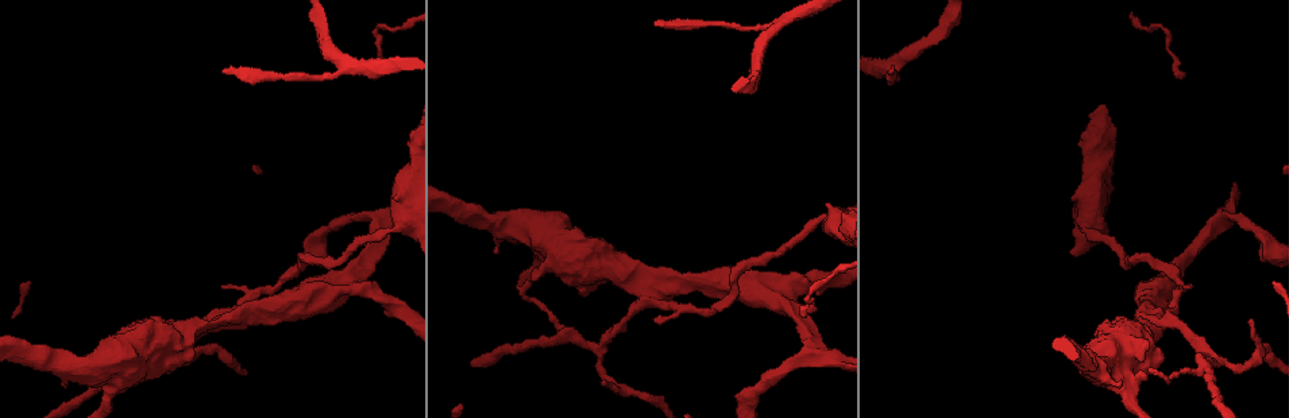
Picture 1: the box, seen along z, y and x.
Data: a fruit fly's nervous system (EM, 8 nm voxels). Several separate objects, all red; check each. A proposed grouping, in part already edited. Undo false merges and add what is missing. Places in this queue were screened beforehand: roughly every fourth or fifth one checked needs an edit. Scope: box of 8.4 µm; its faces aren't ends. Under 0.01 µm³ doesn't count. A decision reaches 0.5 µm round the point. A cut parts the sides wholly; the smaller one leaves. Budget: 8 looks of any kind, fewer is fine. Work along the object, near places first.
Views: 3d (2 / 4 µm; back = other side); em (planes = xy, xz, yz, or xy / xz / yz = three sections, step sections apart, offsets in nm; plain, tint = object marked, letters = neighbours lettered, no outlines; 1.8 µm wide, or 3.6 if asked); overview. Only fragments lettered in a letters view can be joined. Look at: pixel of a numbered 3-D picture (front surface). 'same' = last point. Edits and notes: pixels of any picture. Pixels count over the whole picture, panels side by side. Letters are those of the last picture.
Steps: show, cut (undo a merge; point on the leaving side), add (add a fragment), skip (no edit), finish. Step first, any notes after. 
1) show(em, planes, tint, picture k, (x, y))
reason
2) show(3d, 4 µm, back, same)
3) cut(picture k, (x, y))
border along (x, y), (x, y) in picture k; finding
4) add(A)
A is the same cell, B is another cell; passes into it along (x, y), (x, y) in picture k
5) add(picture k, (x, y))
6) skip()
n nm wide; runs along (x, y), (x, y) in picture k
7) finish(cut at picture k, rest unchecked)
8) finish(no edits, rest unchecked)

show(3d, 4 µm, picture 1, (656, 23))
tapers out

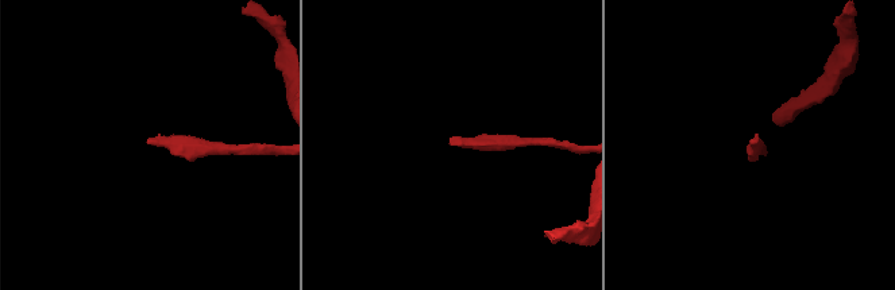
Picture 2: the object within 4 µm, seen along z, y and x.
show(em, xz, step 4, letters, picture 2, (149, 139))

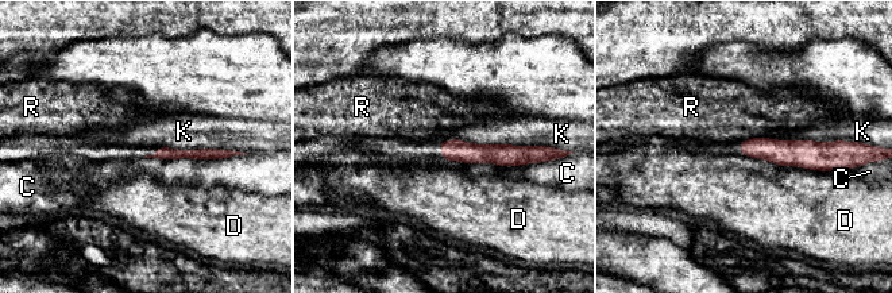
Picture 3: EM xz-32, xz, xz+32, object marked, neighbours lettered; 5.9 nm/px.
show(em, planes, letters, same)
another direction

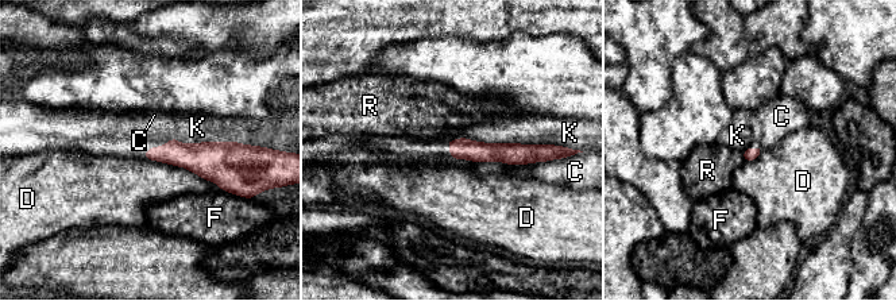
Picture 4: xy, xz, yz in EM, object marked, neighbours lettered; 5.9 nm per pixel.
skip()
80 nm wide; C, D, F, K and R are other cells; border along (143, 157), (184, 166), (219, 188) in picture 4; none of them fits

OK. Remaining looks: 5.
show(em, 3.6 µm, xz, step 8, tint, picture 1, (340, 284))

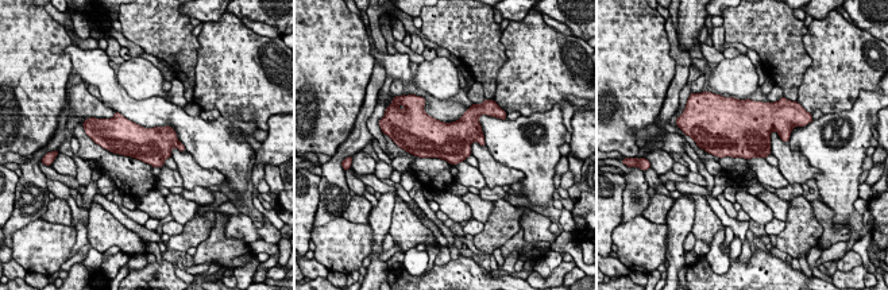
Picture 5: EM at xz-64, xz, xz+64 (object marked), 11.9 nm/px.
show(em, 3.6 µm, xz, step 8, letters, same)
what lies round it

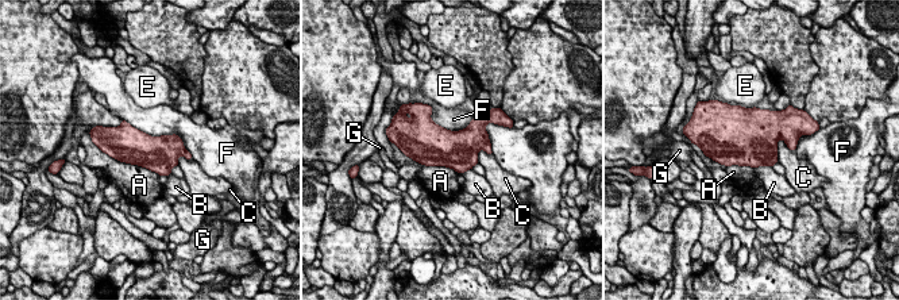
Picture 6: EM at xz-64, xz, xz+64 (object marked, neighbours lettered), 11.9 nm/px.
skip()
440 nm wide; A, B, C, E, F and G are other cells; continuous, no second neuron

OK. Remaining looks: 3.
show(em, planes, tint, picture 1, (215, 324))
thin arm on a thick one

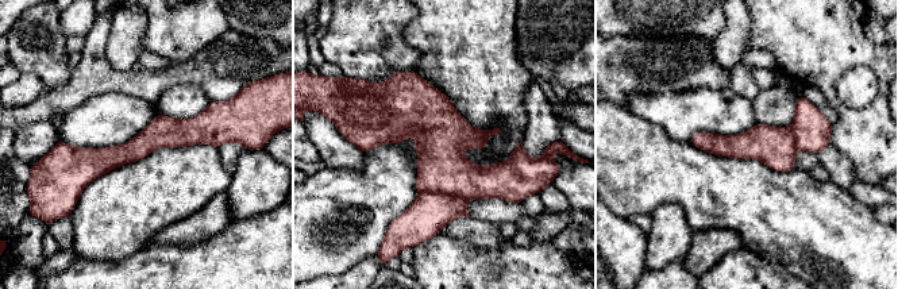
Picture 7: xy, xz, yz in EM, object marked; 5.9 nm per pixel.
show(em, planes, letters, same)

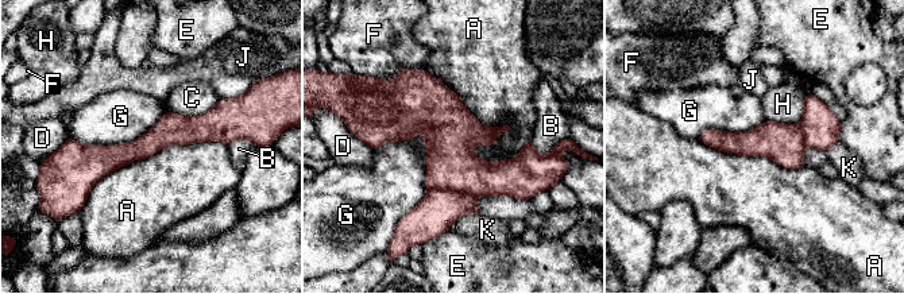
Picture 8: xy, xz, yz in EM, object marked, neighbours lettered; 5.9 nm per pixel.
cut(picture 8, (439, 209))
A, B, C, D, E, F, G, H, J and K are other cells; border along (428, 189), (455, 189), (474, 197) in picture 8; two neurons meet here

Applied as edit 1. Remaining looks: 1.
finish(cut at picture 8, rest unchecked)

